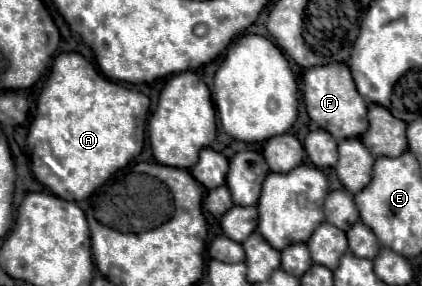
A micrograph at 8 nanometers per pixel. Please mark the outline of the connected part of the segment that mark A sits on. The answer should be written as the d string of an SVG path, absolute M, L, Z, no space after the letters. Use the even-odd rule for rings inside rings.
M60 53L54 59L48 81L38 97L38 119L34 117L28 130L26 146L34 177L60 199L82 201L90 197L106 179L110 179L110 175L114 175L114 171L120 171L140 155L148 107L150 99L144 93L124 89L102 77L80 53Z

